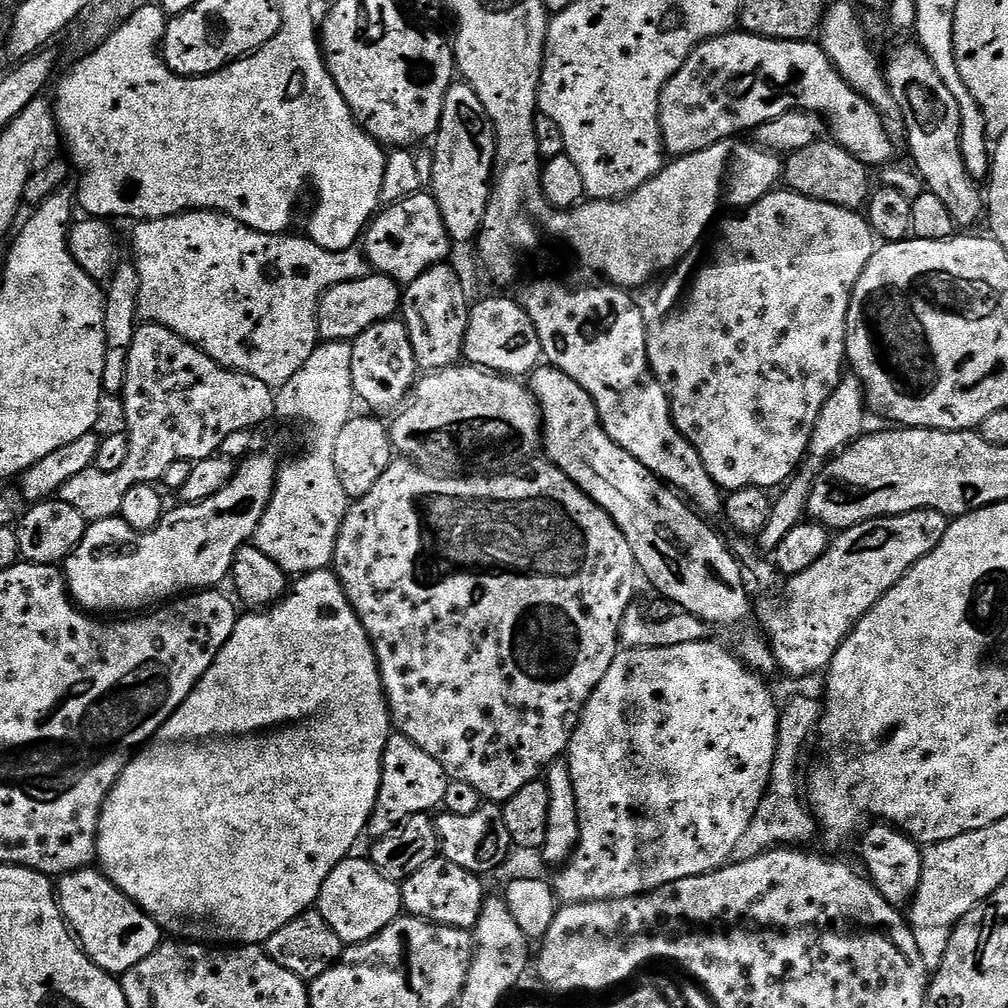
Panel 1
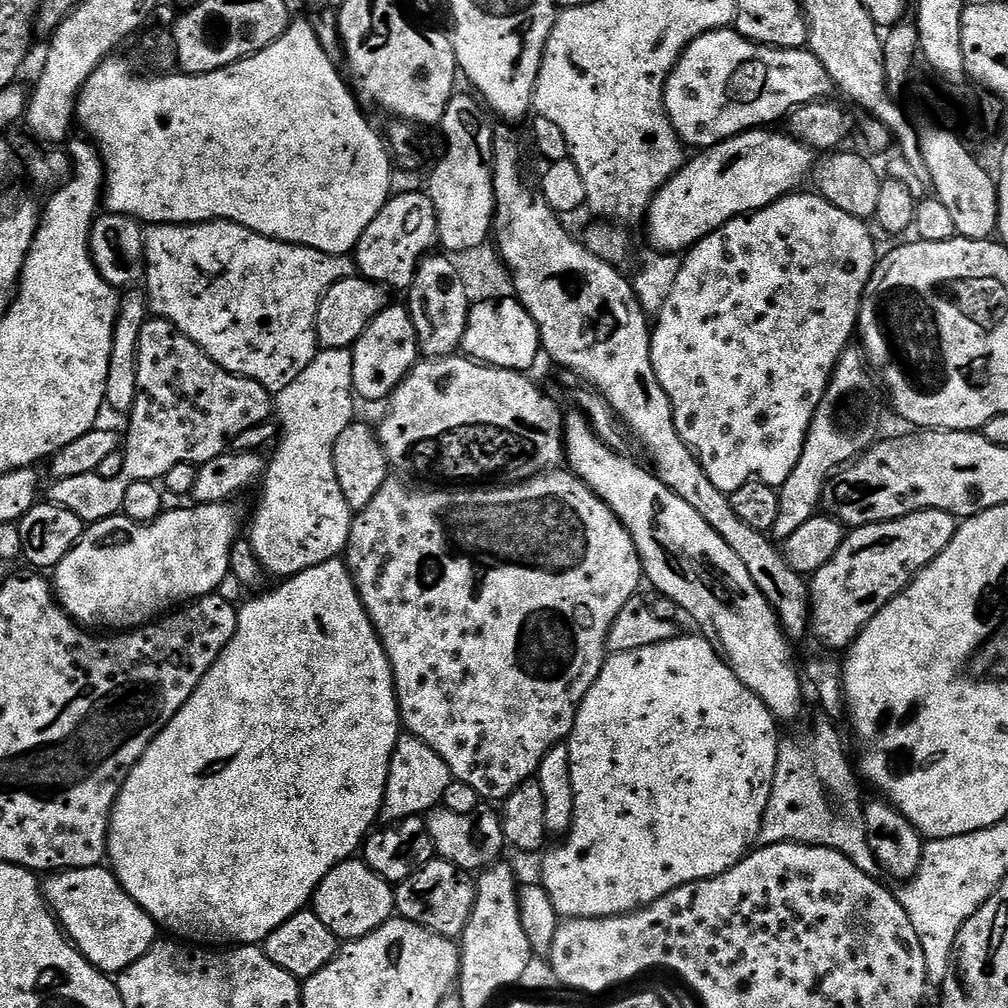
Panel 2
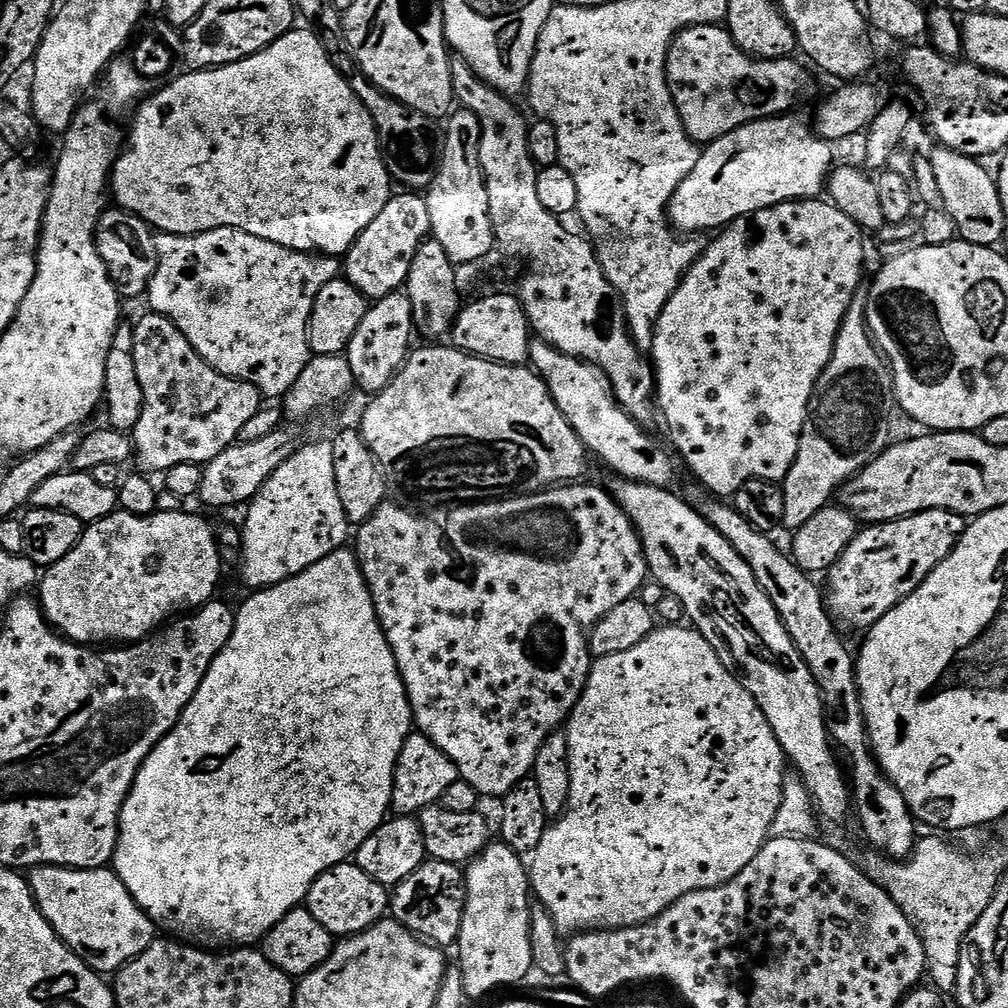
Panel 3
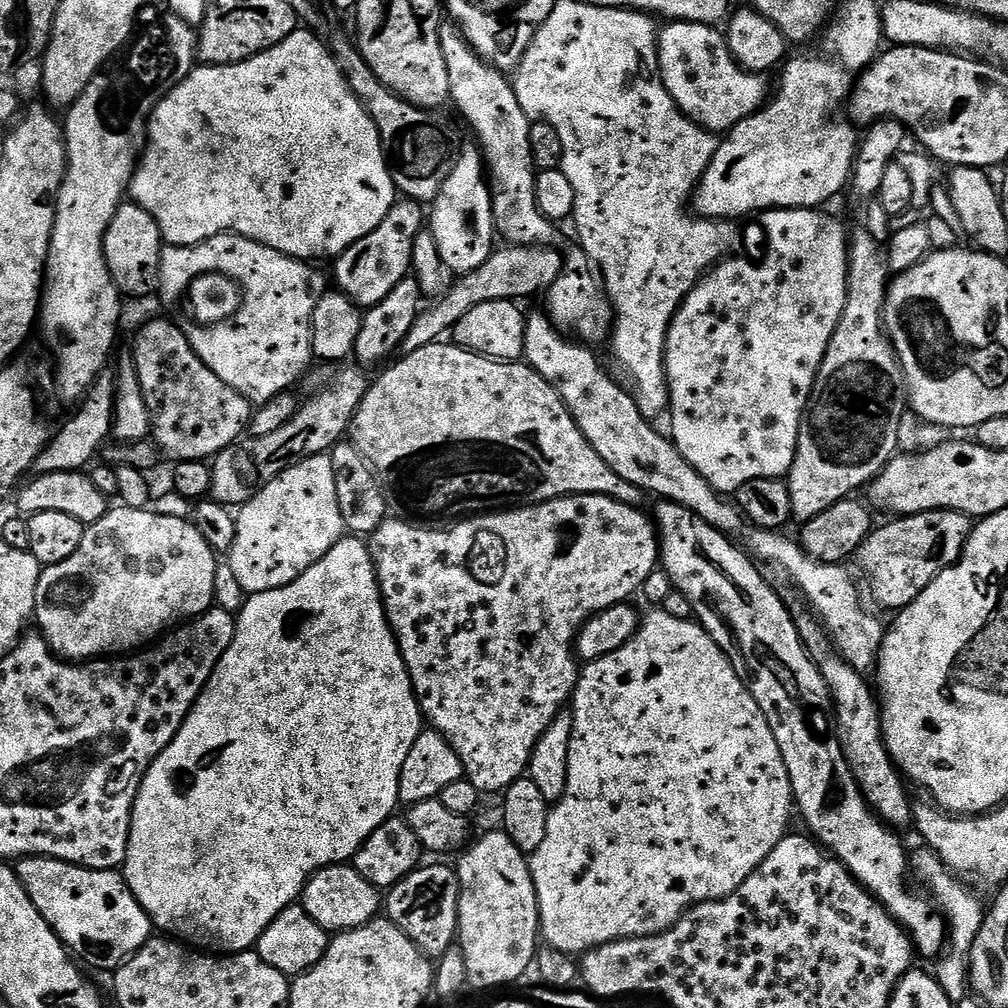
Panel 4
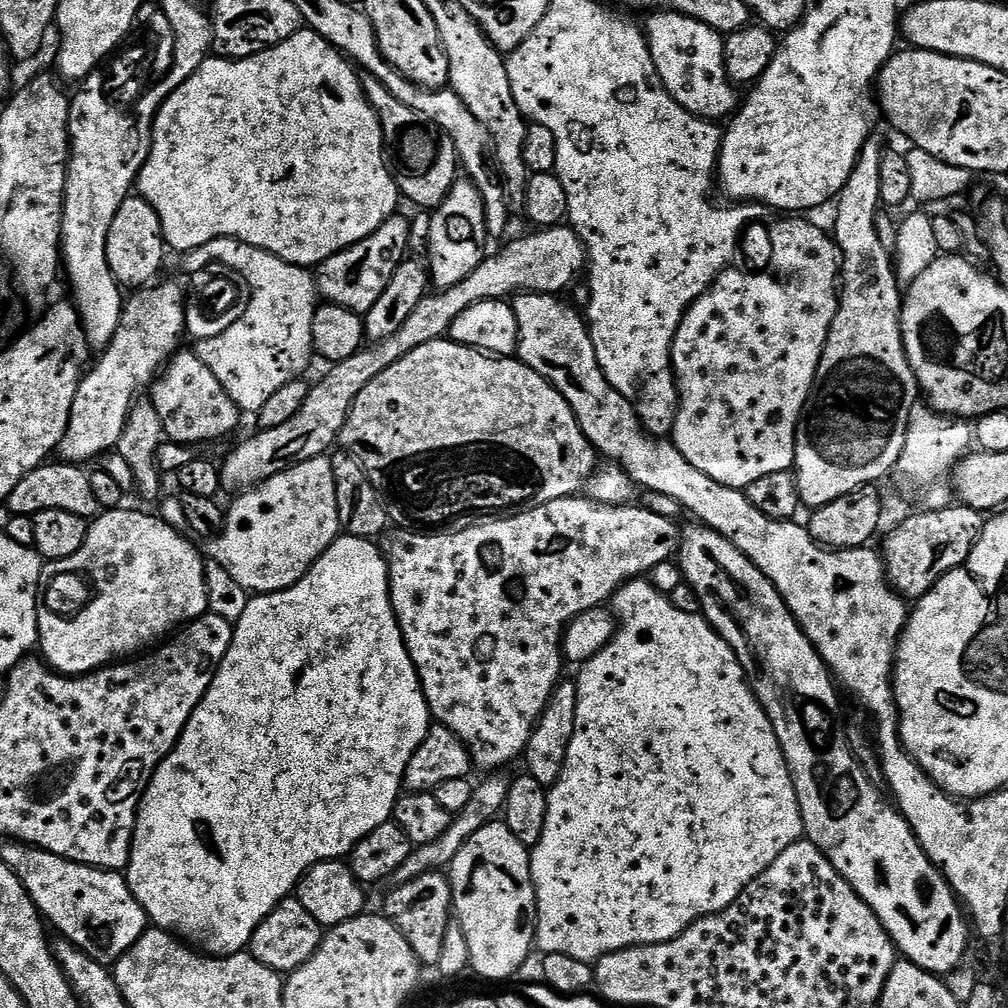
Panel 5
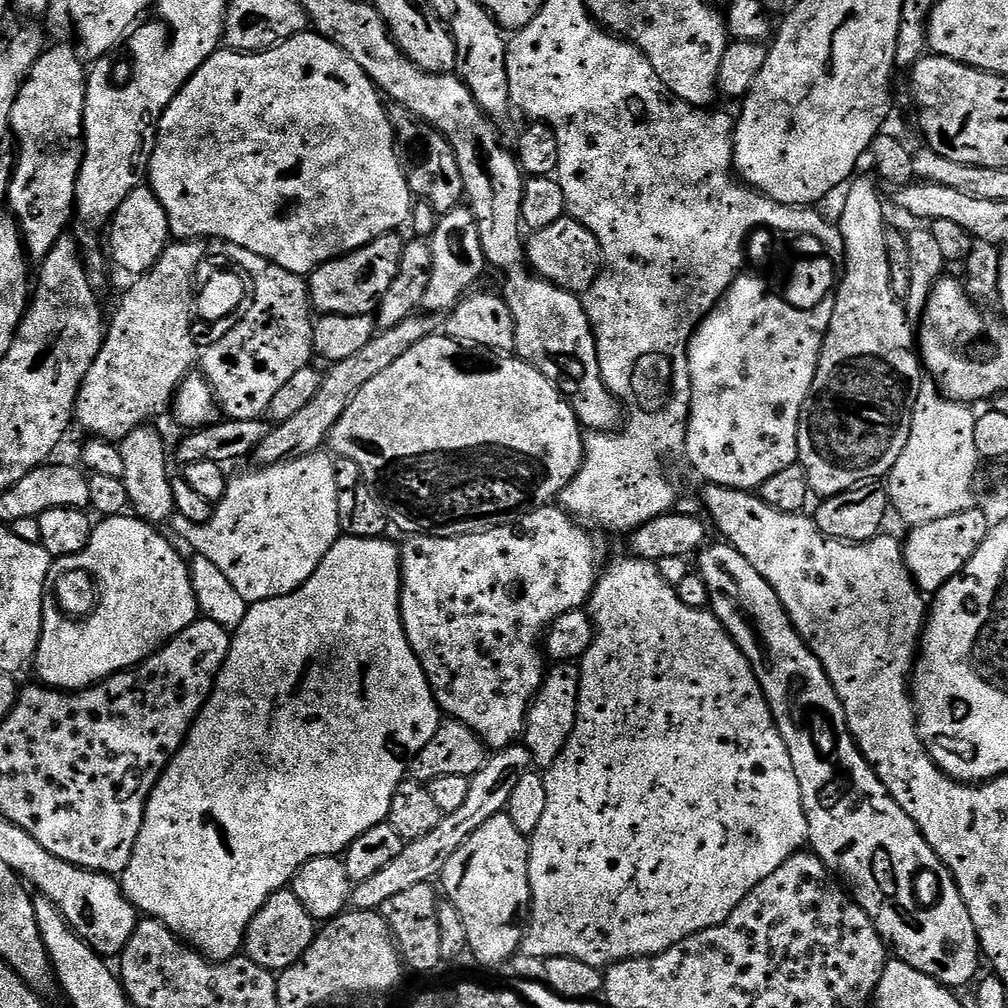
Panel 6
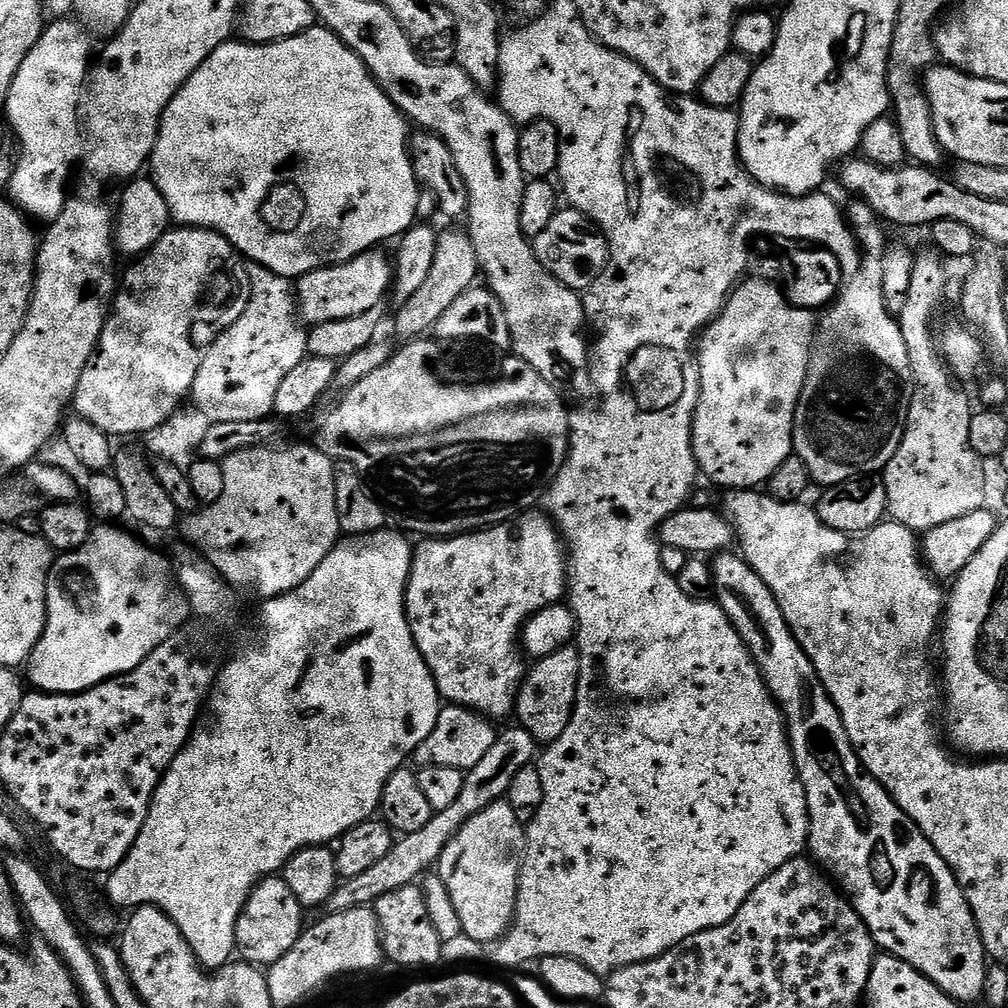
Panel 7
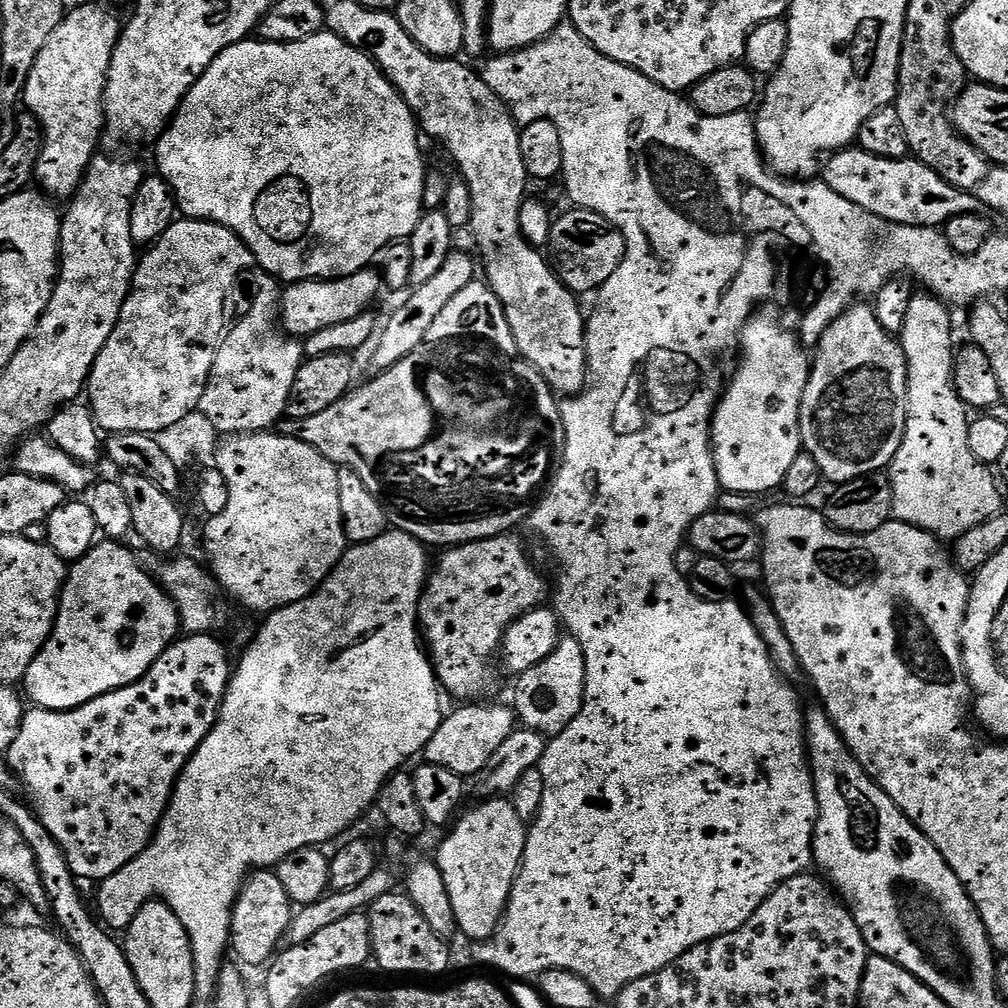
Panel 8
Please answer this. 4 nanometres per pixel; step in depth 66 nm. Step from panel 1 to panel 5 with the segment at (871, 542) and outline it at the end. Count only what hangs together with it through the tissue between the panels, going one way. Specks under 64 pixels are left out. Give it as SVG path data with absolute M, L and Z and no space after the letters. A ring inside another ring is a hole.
M949 506L936 511L917 511L917 516L908 516L884 540L882 555L884 571L888 574L888 582L909 601L915 602L934 587L950 570L960 568L968 560L970 550L976 545L981 530L986 523L985 513L967 506Z

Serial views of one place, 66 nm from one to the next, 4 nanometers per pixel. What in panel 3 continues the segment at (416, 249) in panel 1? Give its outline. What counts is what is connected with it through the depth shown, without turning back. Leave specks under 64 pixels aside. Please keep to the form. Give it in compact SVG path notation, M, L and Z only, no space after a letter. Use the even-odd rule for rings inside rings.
M412 190L401 193L401 196L396 194L389 198L378 218L374 218L374 222L362 230L360 237L342 257L343 279L350 281L372 302L405 287L414 256L418 254L420 244L429 239L432 230L427 199Z

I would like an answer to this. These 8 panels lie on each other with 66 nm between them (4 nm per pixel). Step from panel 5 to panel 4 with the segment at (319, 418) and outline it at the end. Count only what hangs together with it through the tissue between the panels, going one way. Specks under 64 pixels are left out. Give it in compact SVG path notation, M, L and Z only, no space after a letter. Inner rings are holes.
M503 246L497 247L478 270L470 270L459 278L453 279L452 287L439 298L433 299L432 304L417 315L414 326L404 339L402 348L405 353L422 350L422 346L430 346L441 338L447 337L456 323L474 306L482 306L482 302L498 302L511 300L524 302L527 296L536 296L547 293L548 288L560 276L564 269L564 256L556 253L552 246ZM355 367L342 369L313 400L308 400L305 404L303 401L297 407L294 418L286 422L286 426L281 426L270 434L241 438L219 452L210 464L211 499L220 504L242 506L250 498L254 498L259 488L278 478L278 474L282 474L290 466L311 456L325 455L334 445L341 443L370 387L370 376L364 373L367 371L363 367Z

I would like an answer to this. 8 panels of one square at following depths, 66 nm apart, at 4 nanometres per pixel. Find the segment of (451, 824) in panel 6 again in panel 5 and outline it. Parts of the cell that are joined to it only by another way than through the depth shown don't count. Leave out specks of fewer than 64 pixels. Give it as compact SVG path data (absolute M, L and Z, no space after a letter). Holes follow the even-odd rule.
M496 770L485 775L488 777L481 784L477 783L473 787L472 797L470 803L466 806L466 810L453 815L452 825L448 827L446 832L440 838L434 838L434 842L426 842L413 847L412 853L406 858L406 862L402 862L402 866L398 866L394 877L395 883L405 884L410 882L410 878L418 878L418 874L447 869L458 854L458 850L462 850L462 846L466 841L478 830L482 830L482 826L493 823L501 815L506 802L506 794L510 794L510 786L513 781L513 777L511 775L507 776L508 774L507 771Z

